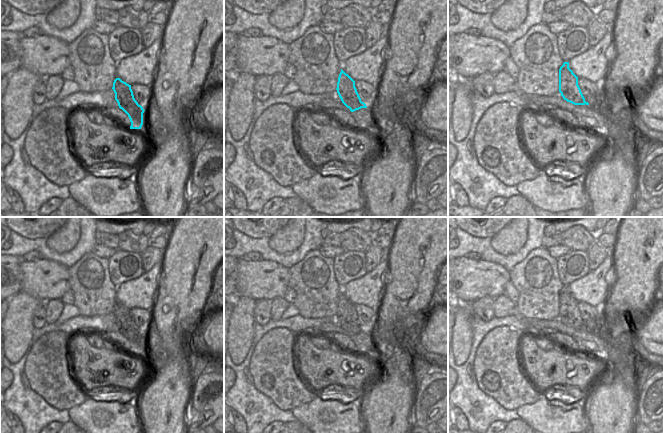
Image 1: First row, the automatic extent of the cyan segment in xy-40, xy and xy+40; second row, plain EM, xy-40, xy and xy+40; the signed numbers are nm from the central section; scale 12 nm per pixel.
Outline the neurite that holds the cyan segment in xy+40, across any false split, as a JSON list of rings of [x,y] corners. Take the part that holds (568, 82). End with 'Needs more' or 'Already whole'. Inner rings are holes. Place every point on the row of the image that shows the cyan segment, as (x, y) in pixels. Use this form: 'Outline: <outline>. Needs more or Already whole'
Outline: [[[564,62],[559,69],[559,92],[567,102],[574,105],[589,105],[578,85],[578,77],[569,68],[569,62]]]. Already whole.

